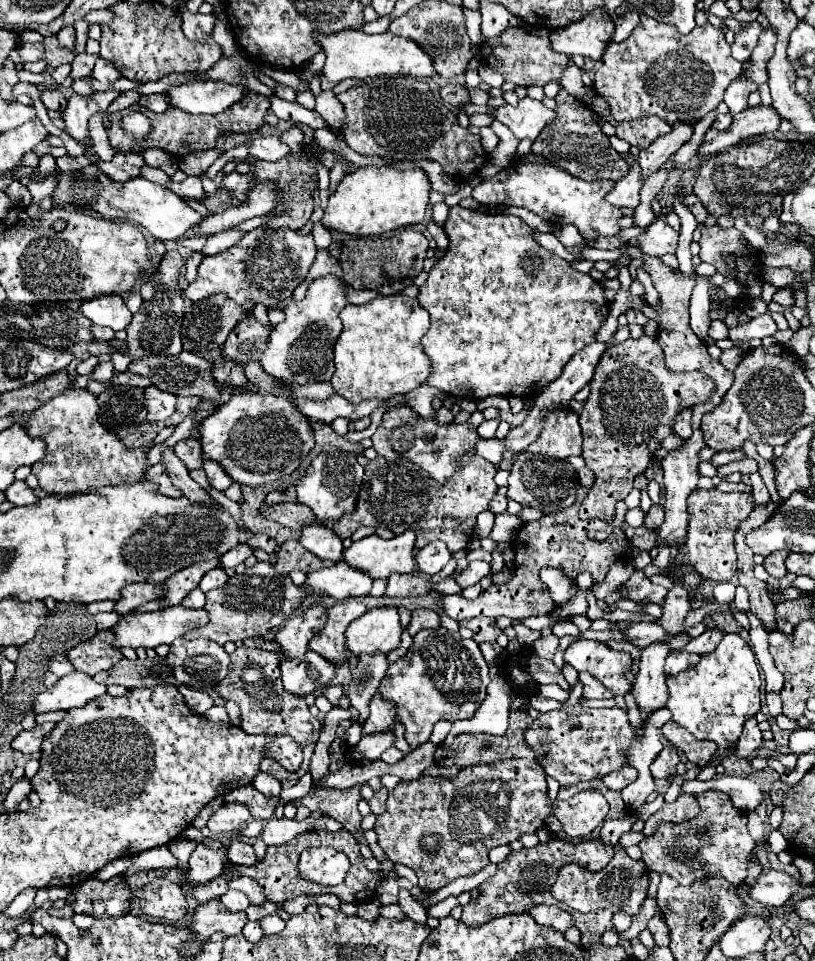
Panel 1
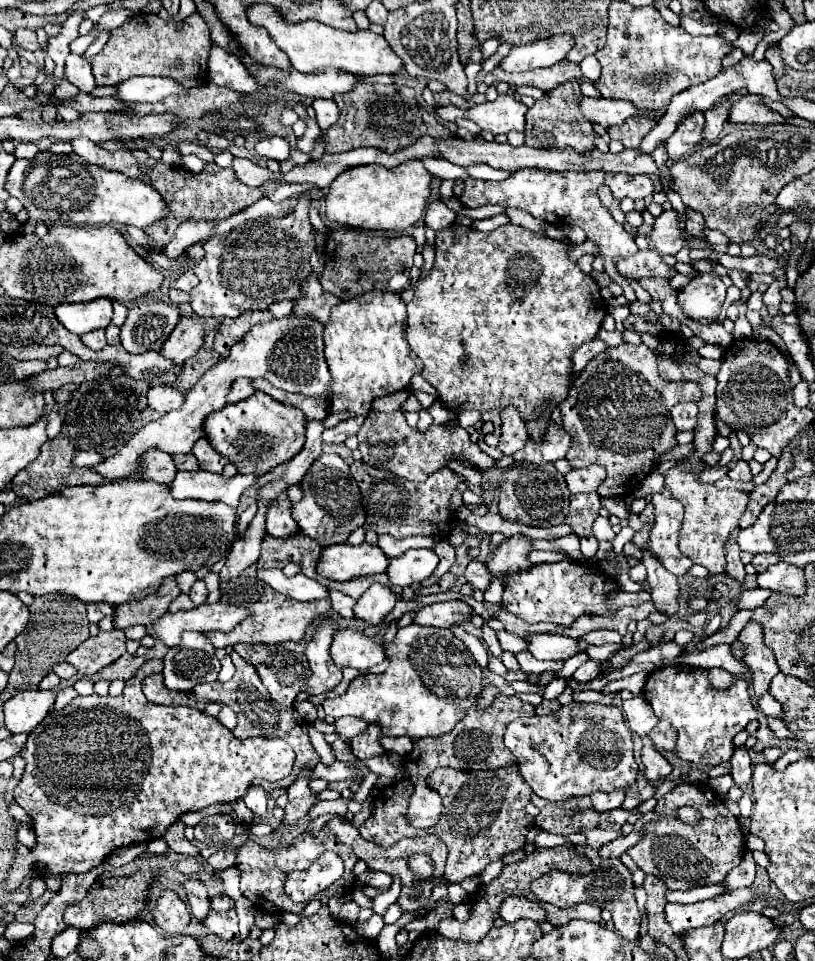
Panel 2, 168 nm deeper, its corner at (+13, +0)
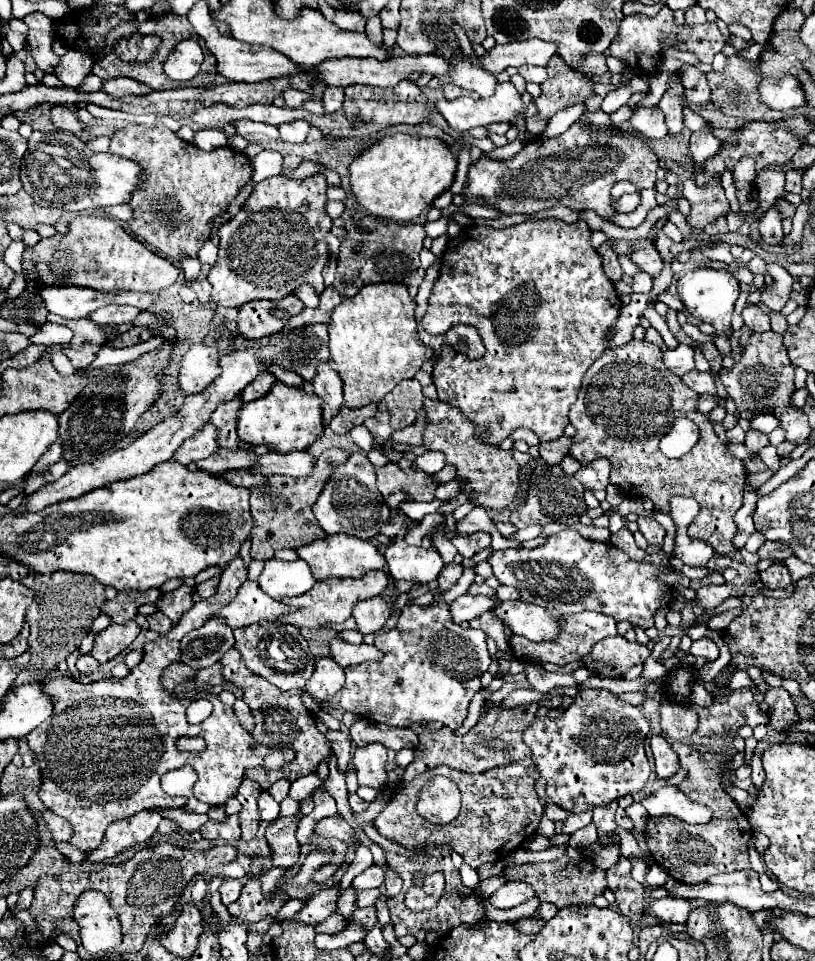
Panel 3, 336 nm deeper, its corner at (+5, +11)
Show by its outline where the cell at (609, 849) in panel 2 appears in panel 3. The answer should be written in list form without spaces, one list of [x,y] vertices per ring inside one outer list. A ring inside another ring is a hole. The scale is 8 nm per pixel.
[[[618,845],[602,847],[602,851],[594,857],[594,861],[596,861],[596,865],[598,865],[600,869],[608,869],[608,867],[612,867],[618,859],[620,859],[620,847],[618,847]]]

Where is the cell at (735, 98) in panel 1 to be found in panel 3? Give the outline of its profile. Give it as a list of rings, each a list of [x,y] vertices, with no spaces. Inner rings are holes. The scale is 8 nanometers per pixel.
[[[710,129],[706,131],[696,131],[690,137],[690,155],[692,161],[700,167],[708,157],[712,157],[712,153],[720,151],[720,141],[712,135]]]

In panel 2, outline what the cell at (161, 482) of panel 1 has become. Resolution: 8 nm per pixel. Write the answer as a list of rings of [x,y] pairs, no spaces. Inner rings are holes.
[[[178,472],[172,486],[172,496],[176,500],[206,500],[206,502],[224,502],[232,508],[238,506],[242,492],[250,486],[256,486],[260,480],[258,474],[236,474],[224,478],[222,474],[212,472]]]

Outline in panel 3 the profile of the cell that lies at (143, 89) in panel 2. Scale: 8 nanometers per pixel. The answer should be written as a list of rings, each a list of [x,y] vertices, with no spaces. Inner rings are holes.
[[[130,77],[108,79],[108,81],[104,81],[102,89],[110,95],[116,95],[116,97],[122,97],[124,93],[128,93],[128,95],[148,95],[148,93],[152,93],[152,89],[148,85],[144,85],[140,81],[134,81]]]

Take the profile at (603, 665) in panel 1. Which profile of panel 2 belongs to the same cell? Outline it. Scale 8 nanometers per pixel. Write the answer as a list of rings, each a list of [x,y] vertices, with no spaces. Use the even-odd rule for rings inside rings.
[[[530,634],[528,650],[536,660],[566,660],[578,654],[578,644],[570,636],[562,634]]]

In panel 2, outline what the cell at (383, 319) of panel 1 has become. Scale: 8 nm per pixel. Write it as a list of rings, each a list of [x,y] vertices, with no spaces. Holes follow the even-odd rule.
[[[366,292],[360,298],[352,298],[334,306],[328,324],[324,326],[324,346],[326,362],[332,374],[330,416],[324,420],[326,428],[332,428],[352,416],[366,416],[370,410],[370,402],[376,396],[404,390],[410,384],[410,378],[422,372],[422,360],[406,342],[406,304],[394,292]]]

